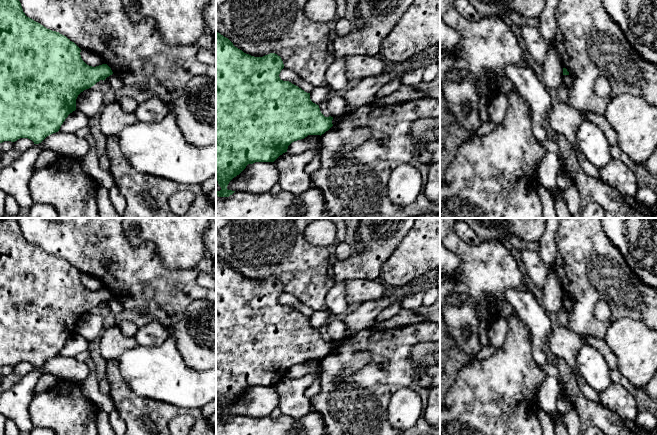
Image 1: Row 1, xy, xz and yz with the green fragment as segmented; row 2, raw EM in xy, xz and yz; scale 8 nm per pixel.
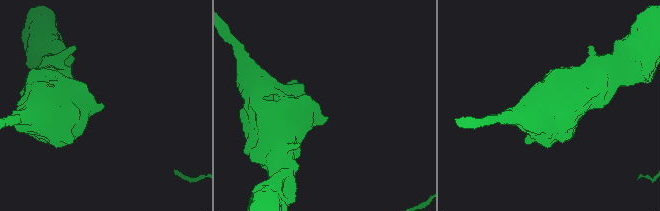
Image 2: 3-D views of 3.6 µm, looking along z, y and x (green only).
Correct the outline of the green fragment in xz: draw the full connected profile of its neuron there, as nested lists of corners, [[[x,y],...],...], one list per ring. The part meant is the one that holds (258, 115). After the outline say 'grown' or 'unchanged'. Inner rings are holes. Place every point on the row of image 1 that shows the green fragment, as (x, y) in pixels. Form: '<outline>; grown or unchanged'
[[[216,31],[216,180],[221,187],[216,196],[232,195],[235,191],[227,189],[229,182],[248,164],[274,162],[287,152],[292,142],[304,139],[308,135],[321,136],[333,126],[333,117],[325,117],[321,113],[319,105],[311,101],[310,93],[280,79],[279,74],[283,68],[283,61],[277,54],[251,56]]]; unchanged

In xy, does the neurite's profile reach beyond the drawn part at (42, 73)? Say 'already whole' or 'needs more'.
already whole

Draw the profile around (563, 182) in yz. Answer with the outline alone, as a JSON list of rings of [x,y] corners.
[[[561,171],[557,174],[556,183],[559,190],[568,189],[572,186],[572,180]]]

